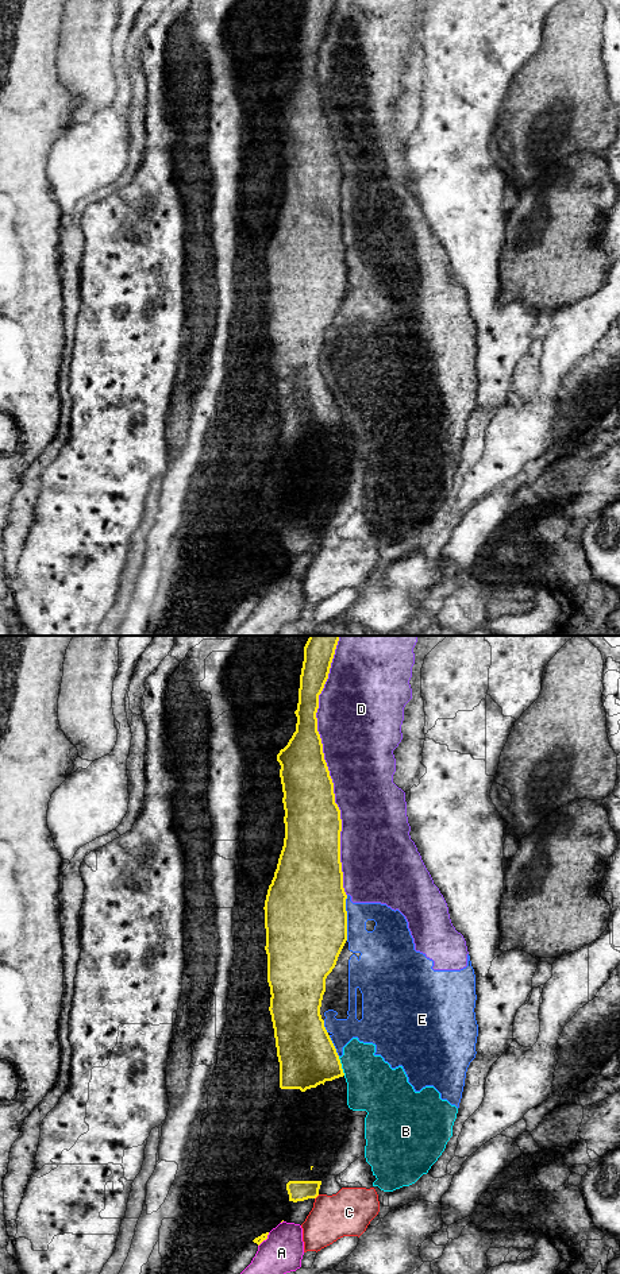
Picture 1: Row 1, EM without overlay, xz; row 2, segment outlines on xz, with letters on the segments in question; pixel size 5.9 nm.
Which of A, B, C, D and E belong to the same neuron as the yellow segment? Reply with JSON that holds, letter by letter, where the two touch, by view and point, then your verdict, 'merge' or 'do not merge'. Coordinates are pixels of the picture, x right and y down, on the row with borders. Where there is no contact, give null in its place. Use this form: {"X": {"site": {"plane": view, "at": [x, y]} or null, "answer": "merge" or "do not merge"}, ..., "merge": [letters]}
{"A": {"site": {"plane": "xz", "at": [265, 1239]}, "answer": "do not merge"}, "B": {"site": {"plane": "xz", "at": [341, 1066]}, "answer": "do not merge"}, "C": {"site": {"plane": "xz", "at": [316, 1196]}, "answer": "do not merge"}, "D": {"site": {"plane": "xz", "at": [326, 765]}, "answer": "do not merge"}, "E": {"site": {"plane": "xz", "at": [346, 918]}, "answer": "do not merge"}, "merge": []}

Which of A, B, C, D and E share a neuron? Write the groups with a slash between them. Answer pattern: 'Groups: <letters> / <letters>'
Groups: A C / B D E

